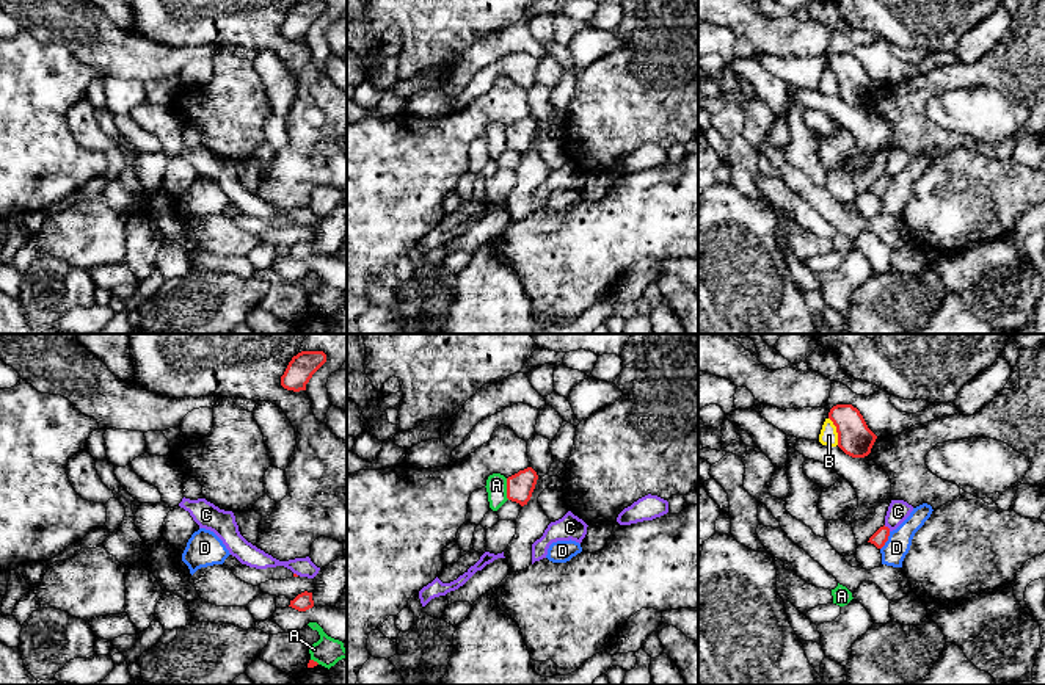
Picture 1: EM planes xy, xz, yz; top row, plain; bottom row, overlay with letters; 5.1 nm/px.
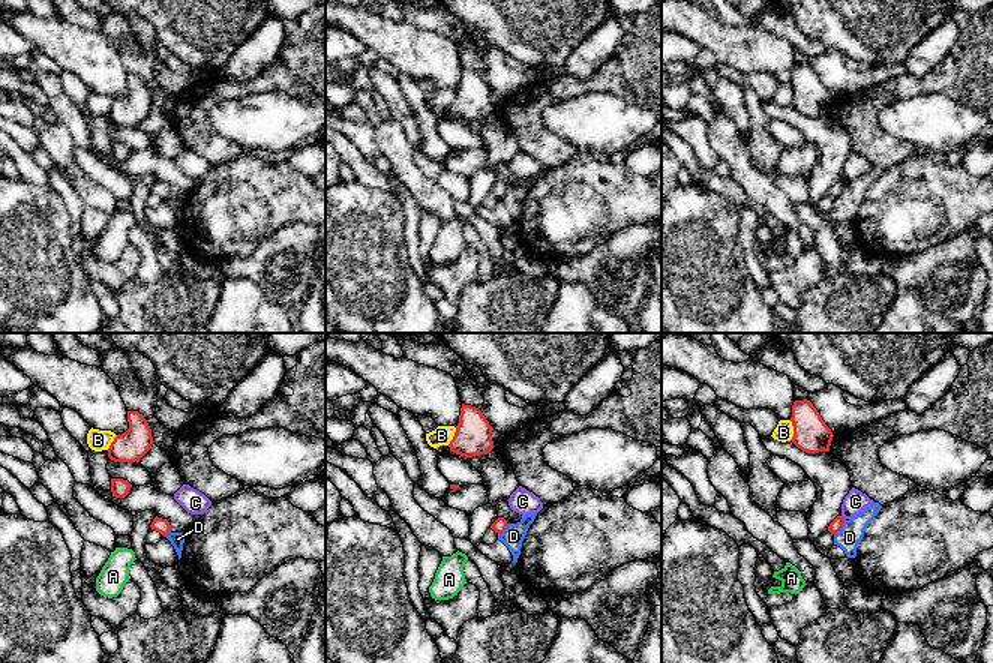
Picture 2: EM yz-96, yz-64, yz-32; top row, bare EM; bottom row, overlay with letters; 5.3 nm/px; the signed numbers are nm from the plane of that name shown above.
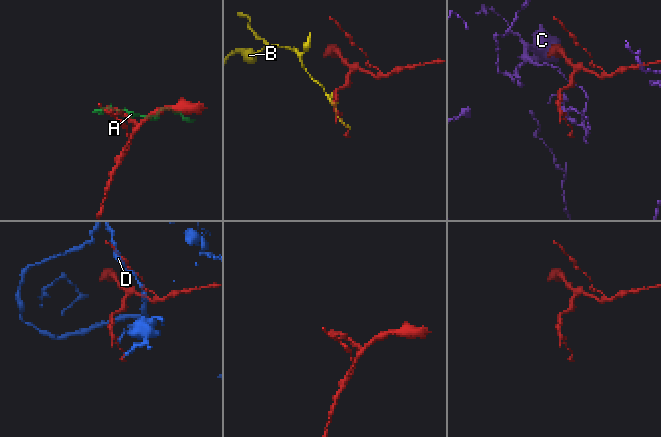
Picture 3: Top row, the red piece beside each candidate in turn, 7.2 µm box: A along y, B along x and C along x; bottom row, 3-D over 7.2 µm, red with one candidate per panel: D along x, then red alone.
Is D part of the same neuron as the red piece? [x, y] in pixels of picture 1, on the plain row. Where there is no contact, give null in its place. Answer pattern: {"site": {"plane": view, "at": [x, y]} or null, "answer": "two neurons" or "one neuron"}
{"site": {"plane": "yz", "at": [885, 190]}, "answer": "two neurons"}

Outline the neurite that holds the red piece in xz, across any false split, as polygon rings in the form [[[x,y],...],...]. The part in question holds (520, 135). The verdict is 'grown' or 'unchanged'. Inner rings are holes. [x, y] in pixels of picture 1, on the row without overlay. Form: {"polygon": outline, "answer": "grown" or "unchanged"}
{"polygon": [[[527,116],[508,125],[507,147],[519,152],[521,155],[527,154],[535,138],[537,129],[538,129],[538,124],[532,116]]], "answer": "unchanged"}

